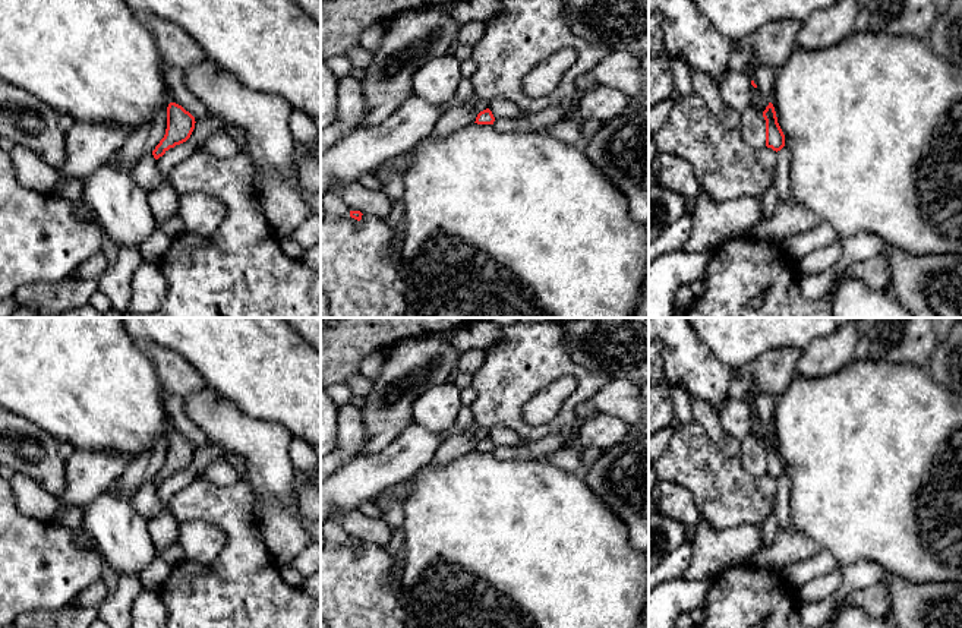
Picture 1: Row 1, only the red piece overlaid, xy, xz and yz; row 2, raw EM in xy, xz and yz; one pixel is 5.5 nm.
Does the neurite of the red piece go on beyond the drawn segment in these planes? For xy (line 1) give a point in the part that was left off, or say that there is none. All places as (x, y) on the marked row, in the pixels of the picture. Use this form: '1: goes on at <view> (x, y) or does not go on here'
1: does not go on here

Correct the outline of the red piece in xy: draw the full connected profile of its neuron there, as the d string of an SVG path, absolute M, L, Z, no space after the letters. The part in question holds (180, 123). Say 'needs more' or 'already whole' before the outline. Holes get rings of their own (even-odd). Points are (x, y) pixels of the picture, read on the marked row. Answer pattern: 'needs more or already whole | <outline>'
already whole | M170 102L167 107L165 135L152 151L154 158L158 160L170 148L186 142L195 129L195 123L195 117L189 111L176 102Z

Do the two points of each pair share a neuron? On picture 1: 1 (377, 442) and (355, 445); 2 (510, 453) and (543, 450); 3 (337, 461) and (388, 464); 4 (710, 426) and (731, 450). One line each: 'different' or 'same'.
1: different
2: same
3: different
4: same

